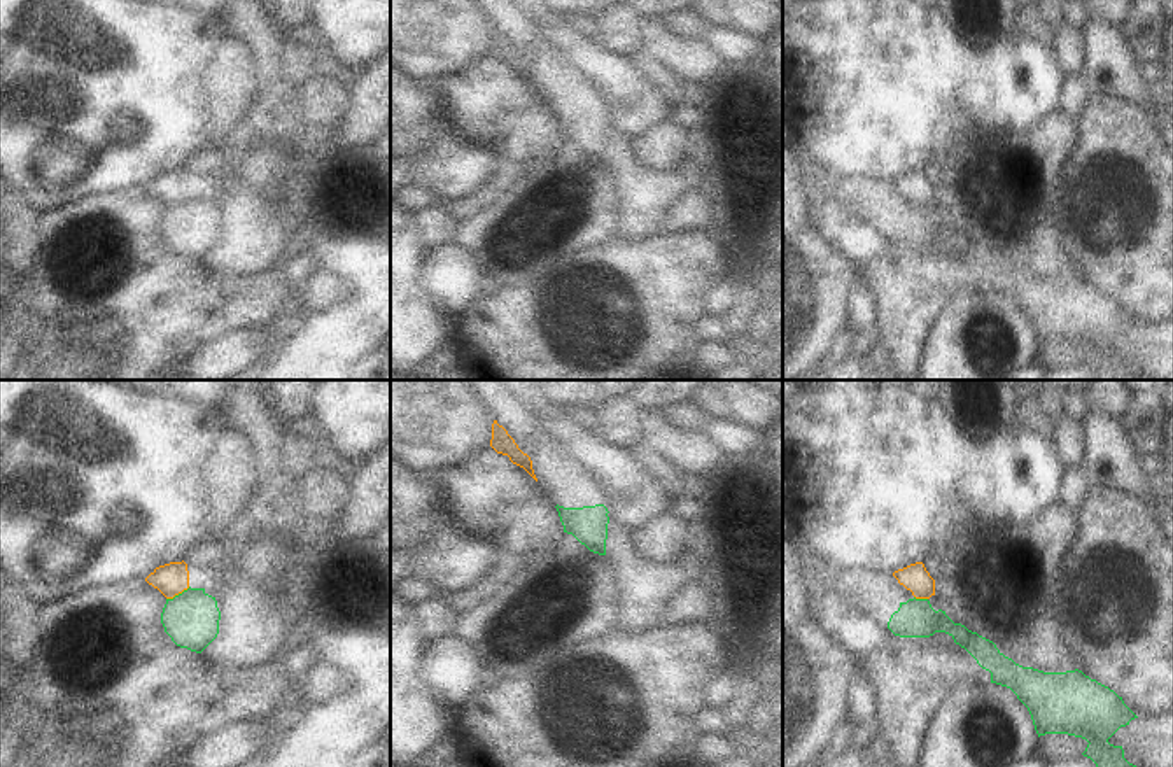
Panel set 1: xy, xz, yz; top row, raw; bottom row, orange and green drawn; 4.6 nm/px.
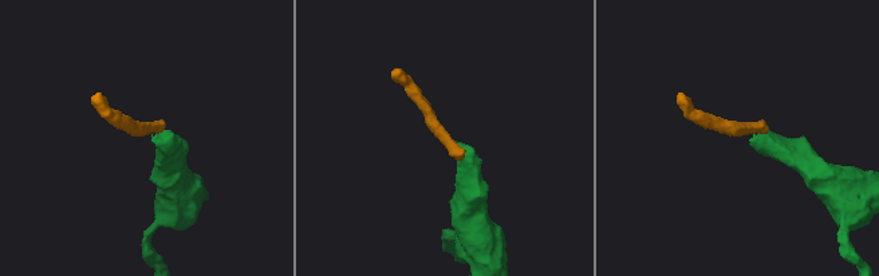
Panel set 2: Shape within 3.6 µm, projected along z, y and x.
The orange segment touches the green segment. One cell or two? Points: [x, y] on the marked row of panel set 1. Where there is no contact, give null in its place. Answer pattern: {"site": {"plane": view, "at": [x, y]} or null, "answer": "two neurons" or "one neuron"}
{"site": {"plane": "xy", "at": [177, 594]}, "answer": "two neurons"}

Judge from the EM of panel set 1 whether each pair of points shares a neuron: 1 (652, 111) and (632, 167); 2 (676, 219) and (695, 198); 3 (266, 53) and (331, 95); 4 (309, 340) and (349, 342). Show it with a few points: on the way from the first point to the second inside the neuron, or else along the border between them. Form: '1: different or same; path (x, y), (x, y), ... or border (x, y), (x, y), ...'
1: different; border (617, 128), (632, 139)
2: same; path (681, 214), (692, 204)
3: different; border (300, 88), (305, 123)
4: same; path (319, 342), (338, 342)

